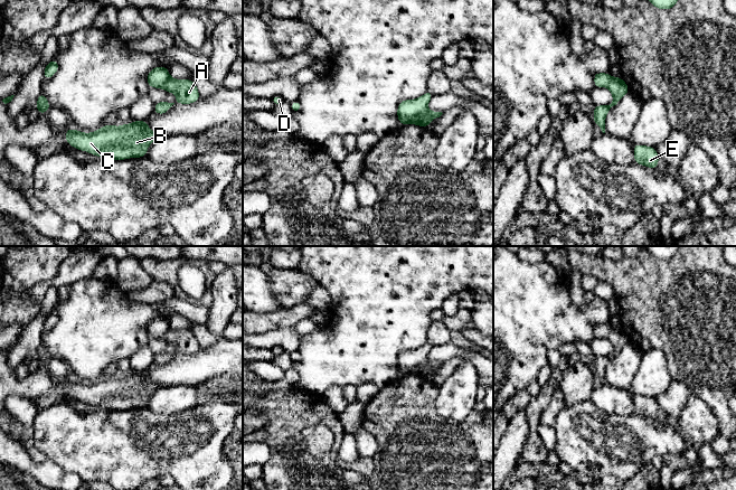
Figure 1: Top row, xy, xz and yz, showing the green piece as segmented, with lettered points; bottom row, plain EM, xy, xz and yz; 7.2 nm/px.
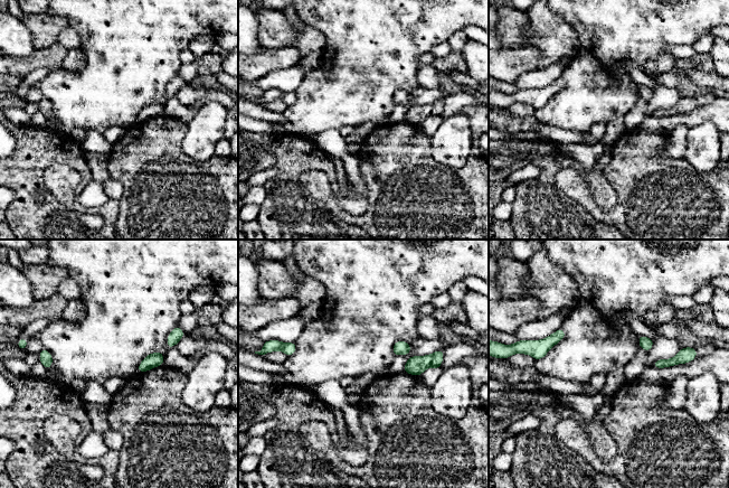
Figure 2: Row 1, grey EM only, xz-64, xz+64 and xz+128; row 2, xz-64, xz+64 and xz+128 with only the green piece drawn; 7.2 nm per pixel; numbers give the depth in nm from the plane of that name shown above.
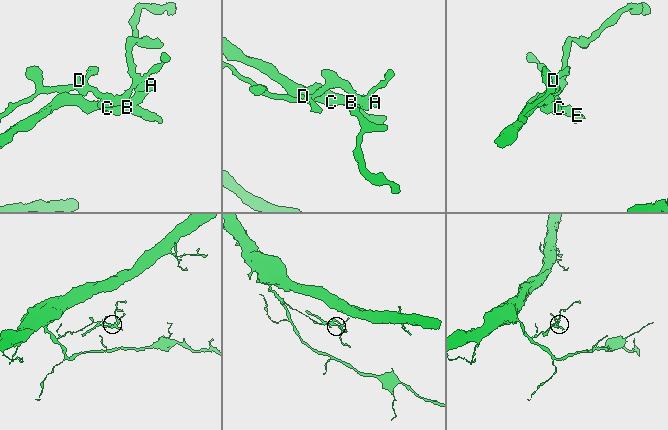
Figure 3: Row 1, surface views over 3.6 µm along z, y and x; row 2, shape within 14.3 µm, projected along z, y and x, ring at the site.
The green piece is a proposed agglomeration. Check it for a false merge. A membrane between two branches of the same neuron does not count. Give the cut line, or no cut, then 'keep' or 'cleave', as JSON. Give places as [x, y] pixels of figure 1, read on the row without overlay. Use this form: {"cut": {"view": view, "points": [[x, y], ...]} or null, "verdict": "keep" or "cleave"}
{"cut": {"view": "xz", "points": [[426, 359], [421, 361], [412, 373]]}, "verdict": "cleave"}

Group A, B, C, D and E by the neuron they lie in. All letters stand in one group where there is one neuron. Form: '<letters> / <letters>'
A B C E / D

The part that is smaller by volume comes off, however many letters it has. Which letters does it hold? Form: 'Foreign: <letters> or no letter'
Foreign: A, B, C, E

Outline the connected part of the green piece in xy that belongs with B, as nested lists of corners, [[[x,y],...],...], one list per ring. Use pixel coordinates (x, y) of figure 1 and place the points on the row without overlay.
[[[133,371],[121,377],[104,376],[95,383],[84,384],[68,379],[67,395],[100,408],[124,411],[147,407],[148,397],[159,385],[149,380],[147,371]]]

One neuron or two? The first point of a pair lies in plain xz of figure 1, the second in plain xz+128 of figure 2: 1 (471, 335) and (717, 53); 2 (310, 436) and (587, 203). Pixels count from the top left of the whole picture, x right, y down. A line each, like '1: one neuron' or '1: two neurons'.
1: two neurons
2: one neuron

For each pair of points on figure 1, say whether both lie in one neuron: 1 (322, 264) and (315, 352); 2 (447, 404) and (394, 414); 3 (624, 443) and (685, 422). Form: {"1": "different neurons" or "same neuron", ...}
{"1": "same neuron", "2": "different neurons", "3": "different neurons"}

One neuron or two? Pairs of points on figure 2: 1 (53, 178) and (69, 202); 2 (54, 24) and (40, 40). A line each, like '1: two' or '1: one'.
1: one
2: one

